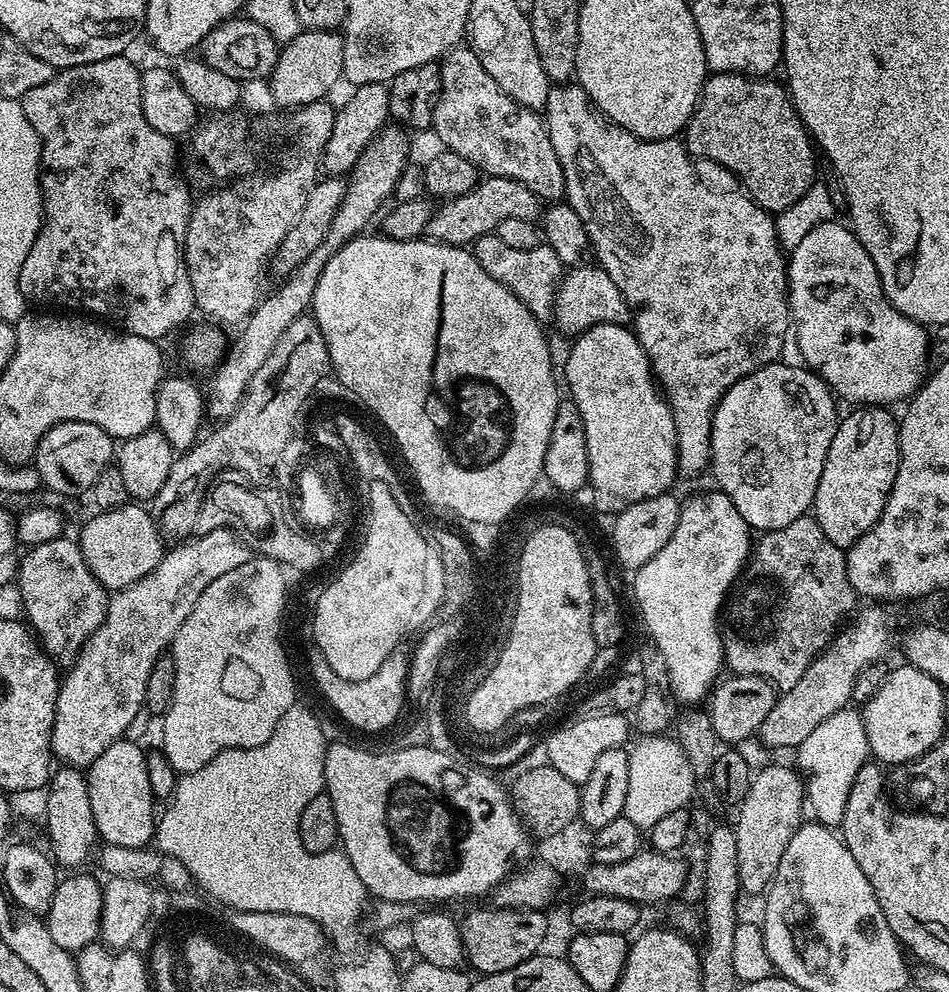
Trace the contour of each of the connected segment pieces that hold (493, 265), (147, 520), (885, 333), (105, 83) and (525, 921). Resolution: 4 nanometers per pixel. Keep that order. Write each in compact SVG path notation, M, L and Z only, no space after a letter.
M489 234L475 240L474 255L482 270L486 270L494 282L502 282L502 286L506 286L506 290L510 290L510 294L514 294L518 302L522 302L522 306L526 306L526 310L530 310L537 320L544 322L547 316L549 319L553 315L556 290L566 268L549 244L542 242L534 250L513 250L506 246L506 242L502 242L502 238Z
M125 502L117 508L95 513L82 528L78 543L91 573L110 592L117 592L140 581L158 564L166 551L159 525L136 502Z
M829 222L822 226L814 226L814 230L810 230L810 234L806 234L806 238L802 238L802 242L798 242L798 246L791 248L790 255L786 260L788 266L788 307L790 309L790 320L794 325L796 348L800 351L801 358L805 360L801 361L803 361L811 371L815 372L841 401L849 400L852 406L893 406L892 404L898 403L899 400L904 402L915 396L920 390L920 385L923 384L926 379L926 373L929 371L929 329L925 327L925 325L906 318L906 314L894 310L894 306L888 301L886 294L882 290L882 282L878 278L878 270L874 266L870 254L866 254L862 242L858 242L856 233L852 231L851 227L844 225L843 228L842 225L836 223L837 222Z
M127 55L114 58L102 58L98 62L86 62L82 66L61 68L50 78L50 82L42 82L42 86L34 86L20 100L26 118L30 118L30 126L40 135L40 189L44 195L44 215L40 233L36 236L34 246L30 246L30 254L26 254L26 262L22 262L20 271L20 292L25 301L36 304L53 304L56 310L80 310L89 308L97 317L109 316L117 320L123 331L134 334L138 338L163 341L163 336L171 334L175 328L183 329L191 316L194 316L196 303L194 290L190 286L188 267L184 261L184 235L188 229L188 219L192 216L194 196L188 193L180 172L176 169L176 144L171 136L160 134L146 122L146 114L142 114L142 94L140 93L141 69L135 68L128 61Z
M476 908L459 921L460 937L464 947L464 958L469 965L477 968L477 973L489 976L502 970L510 970L531 956L537 955L548 936L548 920L540 910L527 908Z

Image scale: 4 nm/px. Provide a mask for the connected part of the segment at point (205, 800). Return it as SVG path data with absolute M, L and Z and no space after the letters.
M297 702L290 710L286 710L286 714L282 714L282 722L278 722L276 732L269 740L262 742L262 746L231 748L225 752L219 752L209 764L202 766L202 770L181 775L176 781L176 789L171 801L165 807L169 808L165 812L163 809L159 817L154 833L154 844L161 853L182 862L191 879L201 889L205 886L214 886L214 890L220 890L221 900L240 905L240 908L287 909L292 912L305 912L307 916L319 917L325 932L334 930L338 934L344 934L347 928L354 927L359 920L361 923L362 913L366 908L366 893L362 878L354 874L354 866L348 861L343 851L311 852L306 850L306 846L302 846L302 838L298 834L298 822L302 818L302 810L306 810L306 806L310 803L310 798L324 791L324 753L326 751L326 733L321 724L321 717L316 712L314 714L310 709L303 708L302 704Z

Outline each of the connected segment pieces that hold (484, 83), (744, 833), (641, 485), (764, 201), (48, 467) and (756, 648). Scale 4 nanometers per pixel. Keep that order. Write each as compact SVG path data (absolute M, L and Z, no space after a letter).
M457 46L447 53L439 61L440 77L442 78L442 86L440 87L440 97L436 103L434 110L434 118L432 119L432 128L436 136L441 140L443 147L454 154L462 154L462 158L466 158L472 165L480 169L481 173L488 176L501 176L502 178L514 178L518 182L522 182L530 190L534 190L534 194L539 196L544 202L560 202L565 199L564 195L564 175L562 174L562 166L558 162L558 154L554 154L554 142L548 133L548 126L545 117L538 112L530 111L526 106L522 106L518 102L514 102L514 98L510 98L510 94L506 94L506 90L502 90L502 86L498 86L498 82L494 82L494 78L490 78L490 74L486 74L486 70L482 67L482 62L478 62L478 54L471 46Z
M772 764L755 773L752 778L752 785L746 794L746 798L738 805L740 817L734 820L736 837L738 838L738 866L740 867L740 886L745 893L763 893L768 885L772 883L774 874L778 870L778 862L782 862L782 854L786 854L786 846L790 846L790 838L794 838L796 829L802 823L805 808L806 793L802 783L802 776L799 771L787 768L784 764Z
M595 324L571 343L562 380L586 426L587 487L592 488L593 506L615 514L634 502L665 495L678 480L676 427L635 331L622 324Z
M739 72L709 75L682 140L693 157L709 156L726 171L740 176L747 195L773 214L794 206L818 180L817 153L808 129L792 105L787 87L775 84L772 78L749 78Z
M71 420L56 423L42 436L33 456L32 466L47 491L68 498L86 494L92 489L99 474L111 465L115 452L113 437L108 432L94 423Z
M815 515L800 516L790 522L790 526L763 533L755 541L750 559L726 604L726 615L722 620L724 663L729 669L732 667L731 671L737 676L761 676L781 693L788 692L798 686L816 657L831 644L833 636L857 607L856 603L857 594L846 574L845 549L834 546L834 542L822 534L822 526L818 526Z

